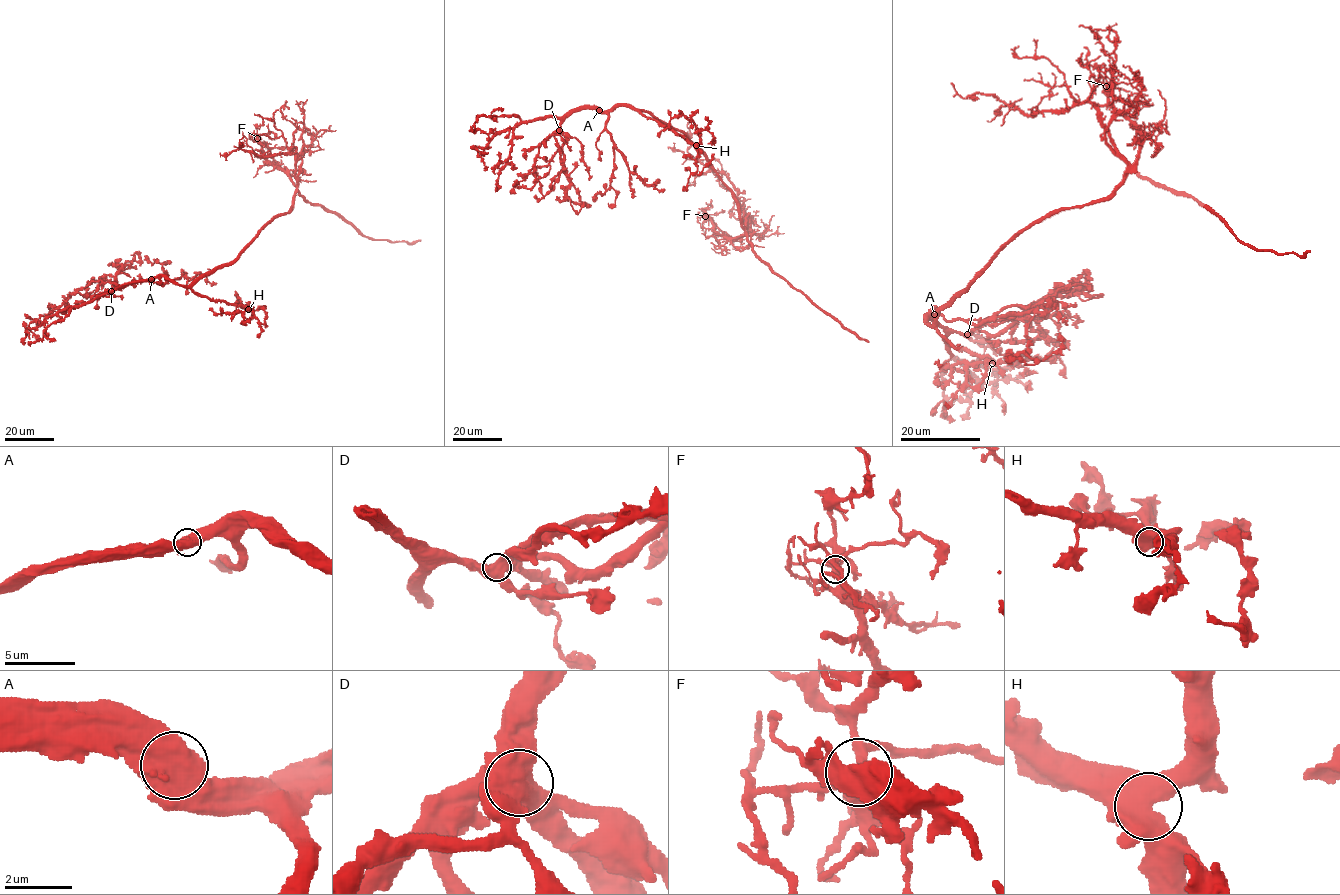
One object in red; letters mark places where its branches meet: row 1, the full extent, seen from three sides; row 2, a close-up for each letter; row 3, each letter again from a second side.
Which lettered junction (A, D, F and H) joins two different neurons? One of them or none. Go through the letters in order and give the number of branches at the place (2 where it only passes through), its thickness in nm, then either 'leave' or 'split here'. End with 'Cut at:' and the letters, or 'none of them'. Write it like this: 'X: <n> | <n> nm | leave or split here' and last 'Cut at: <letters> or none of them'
A: 3 | 600 nm | leave
D: 5 | 700 nm | split here
F: 5 | 340 nm | leave
H: 4 | 550 nm | leave
Cut at: D

